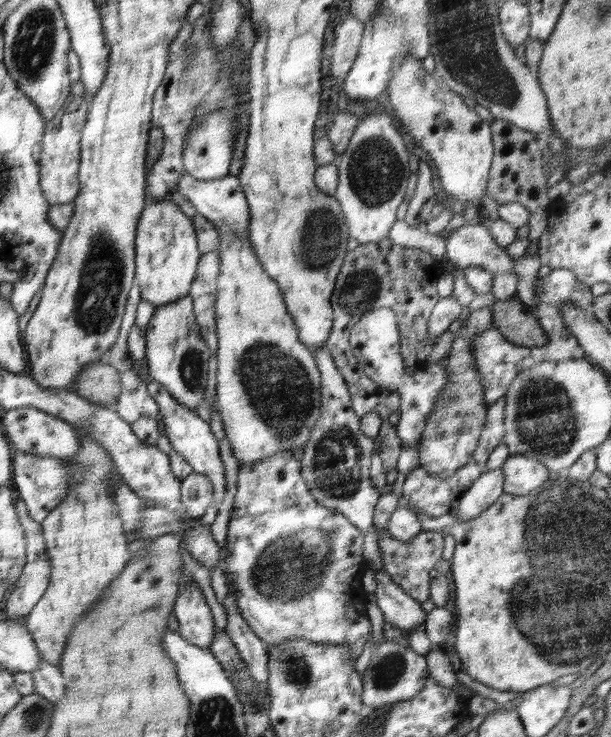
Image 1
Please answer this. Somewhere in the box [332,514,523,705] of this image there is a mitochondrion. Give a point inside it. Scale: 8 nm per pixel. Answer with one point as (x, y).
(388, 670)

